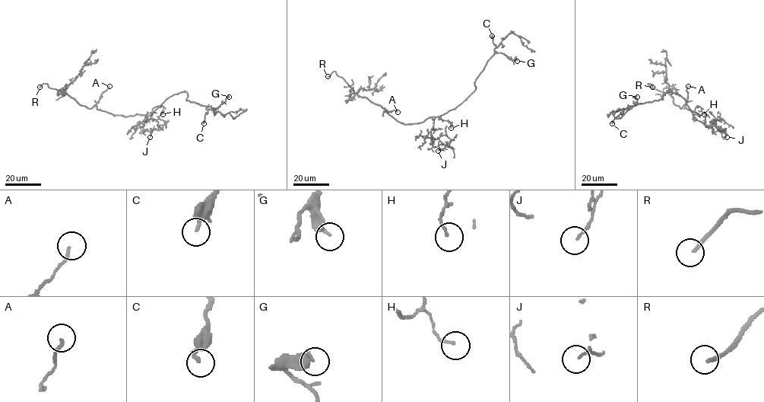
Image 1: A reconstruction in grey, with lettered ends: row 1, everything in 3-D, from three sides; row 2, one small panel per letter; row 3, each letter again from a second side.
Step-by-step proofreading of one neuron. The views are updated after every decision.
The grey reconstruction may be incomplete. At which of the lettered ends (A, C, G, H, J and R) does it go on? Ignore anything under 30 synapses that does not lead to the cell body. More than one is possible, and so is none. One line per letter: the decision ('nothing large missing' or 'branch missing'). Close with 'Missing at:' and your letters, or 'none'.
A: nothing large missing
C: nothing large missing
G: nothing large missing
H: nothing large missing
J: nothing large missing
R: branch missing
Missing at: R

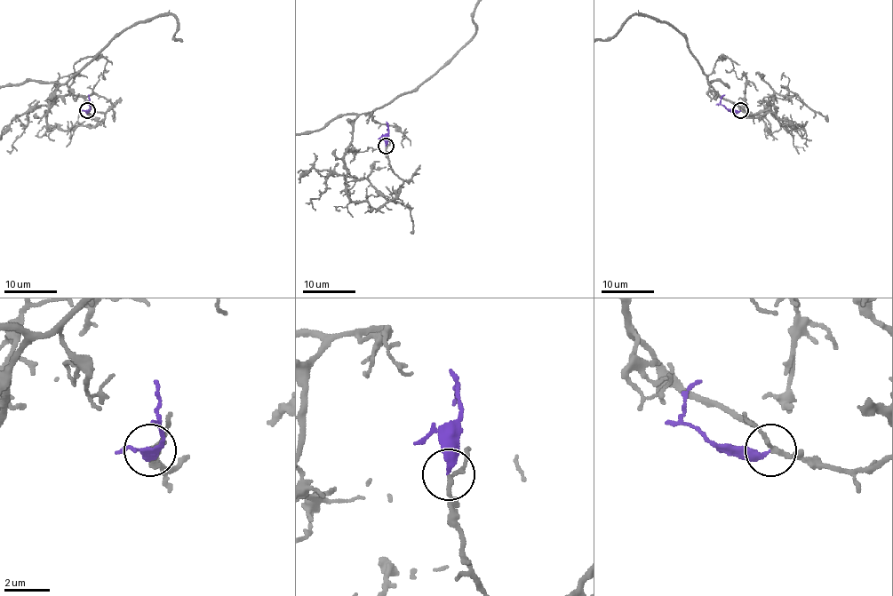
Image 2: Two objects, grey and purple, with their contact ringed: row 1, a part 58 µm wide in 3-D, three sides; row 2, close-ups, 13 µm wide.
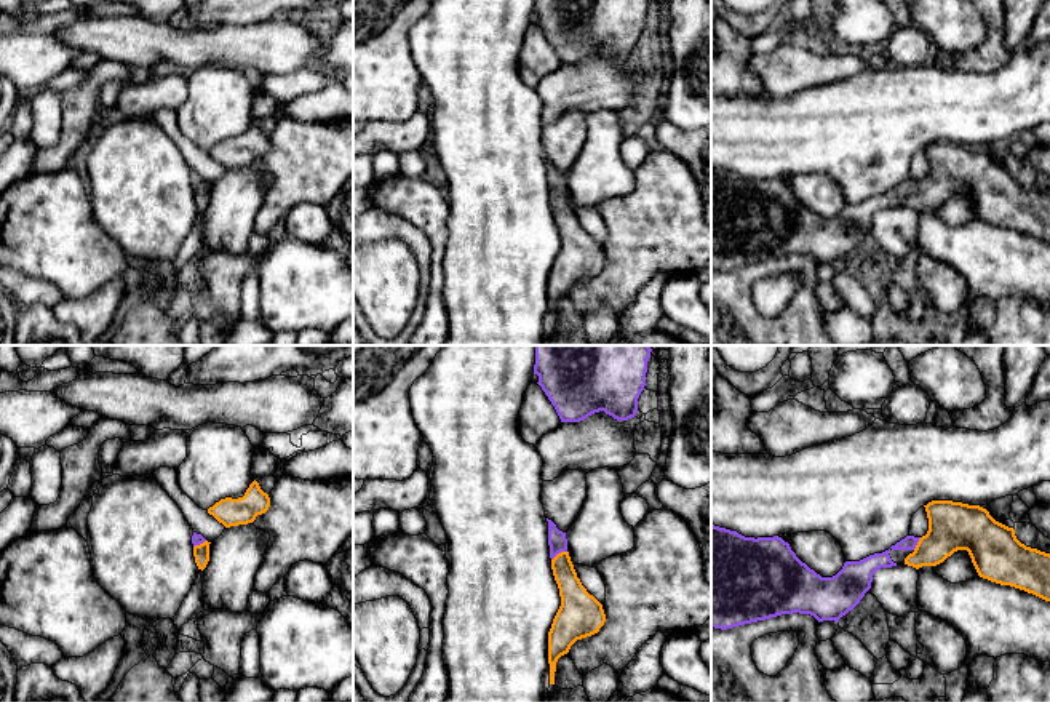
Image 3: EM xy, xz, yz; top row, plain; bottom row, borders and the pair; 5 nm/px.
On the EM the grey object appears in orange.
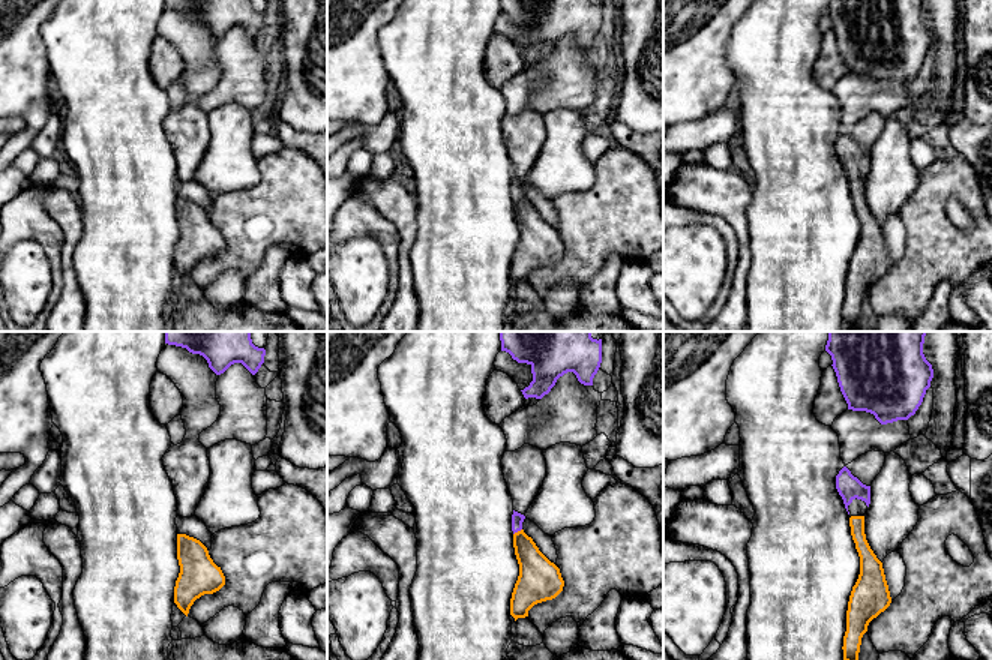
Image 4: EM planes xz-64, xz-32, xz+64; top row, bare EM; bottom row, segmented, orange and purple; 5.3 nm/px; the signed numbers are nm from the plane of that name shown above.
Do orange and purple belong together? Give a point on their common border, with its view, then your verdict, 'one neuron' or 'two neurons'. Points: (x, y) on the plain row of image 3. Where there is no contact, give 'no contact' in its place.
xz (558, 195) | one neuron

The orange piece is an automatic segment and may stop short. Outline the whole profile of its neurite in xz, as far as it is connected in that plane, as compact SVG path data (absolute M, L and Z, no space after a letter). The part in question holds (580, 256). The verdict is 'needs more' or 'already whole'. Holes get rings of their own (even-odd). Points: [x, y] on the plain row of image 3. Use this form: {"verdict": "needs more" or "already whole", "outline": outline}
{"verdict": "needs more", "outline": "M548 162L548 187L561 248L548 273L550 326L555 326L556 304L582 280L599 273L606 264L603 246L582 227L567 193L566 174Z"}

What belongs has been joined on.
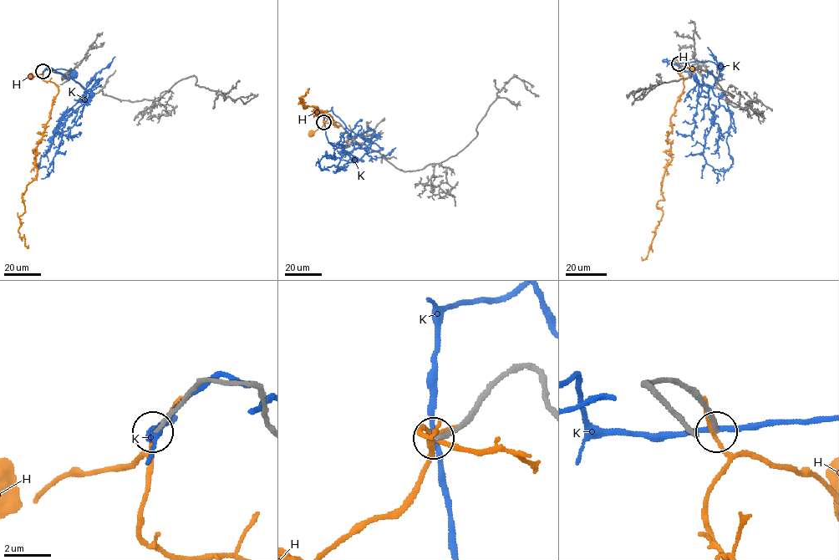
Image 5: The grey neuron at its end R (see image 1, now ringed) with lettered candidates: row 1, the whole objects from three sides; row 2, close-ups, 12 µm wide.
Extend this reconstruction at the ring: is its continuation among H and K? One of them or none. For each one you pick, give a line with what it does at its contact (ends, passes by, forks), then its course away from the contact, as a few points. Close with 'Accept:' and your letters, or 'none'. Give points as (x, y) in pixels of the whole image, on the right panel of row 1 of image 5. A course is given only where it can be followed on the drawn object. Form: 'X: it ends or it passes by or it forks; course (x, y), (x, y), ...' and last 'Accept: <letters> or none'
Accept: none

